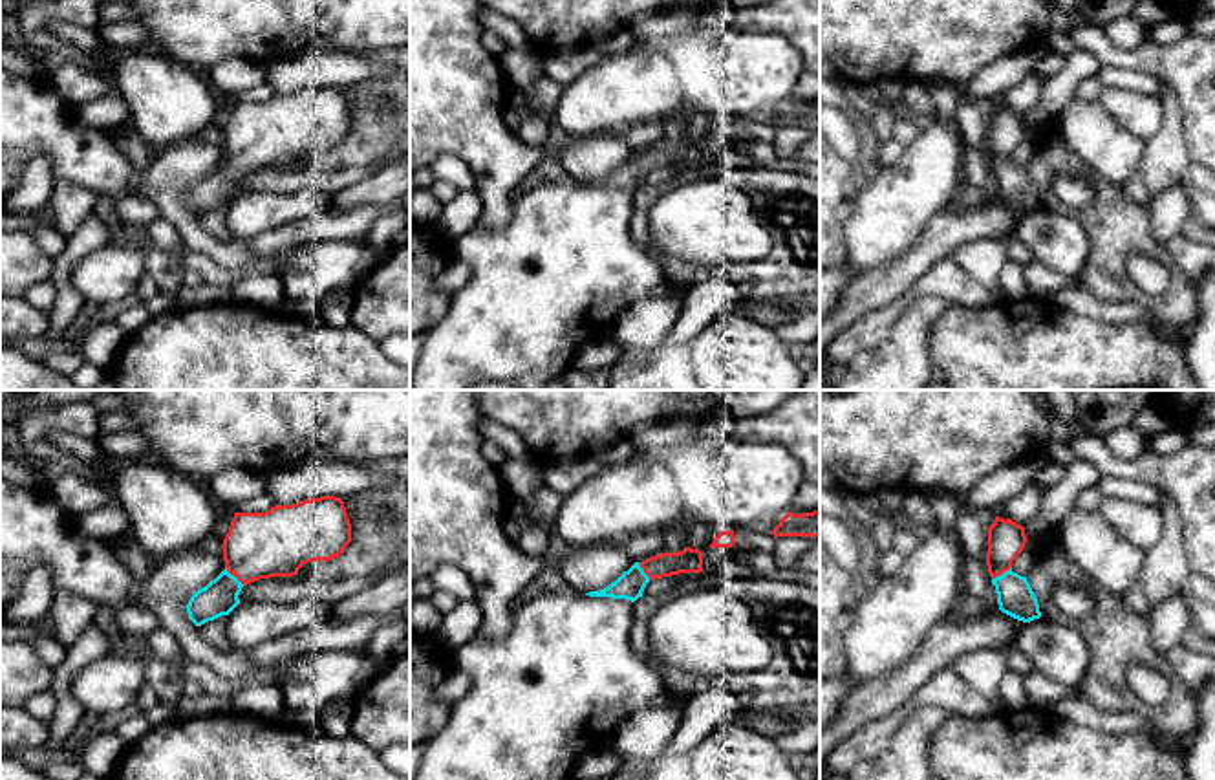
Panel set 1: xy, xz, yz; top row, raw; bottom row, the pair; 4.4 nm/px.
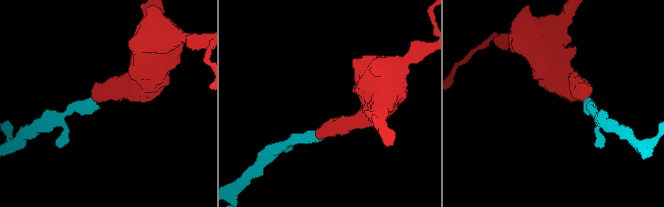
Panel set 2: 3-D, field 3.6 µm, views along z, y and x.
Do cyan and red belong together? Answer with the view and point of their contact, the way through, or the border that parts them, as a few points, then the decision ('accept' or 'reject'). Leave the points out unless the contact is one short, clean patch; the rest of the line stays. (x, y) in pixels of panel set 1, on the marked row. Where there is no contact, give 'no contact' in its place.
contact xy (233, 575); way xy (218, 597), (233, 575), (262, 546), (277, 542); accept

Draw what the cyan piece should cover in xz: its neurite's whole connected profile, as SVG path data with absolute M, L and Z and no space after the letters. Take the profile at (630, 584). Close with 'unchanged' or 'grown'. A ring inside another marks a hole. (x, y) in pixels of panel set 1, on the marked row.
M684 547L677 553L661 553L642 562L635 562L615 582L600 591L589 591L589 597L611 597L635 602L650 580L672 577L679 573L701 573L703 553L699 549Z; grown

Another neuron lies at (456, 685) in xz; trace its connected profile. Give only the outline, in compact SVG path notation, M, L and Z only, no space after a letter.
M459 668L452 670L437 687L435 696L441 703L452 707L470 690L470 676Z

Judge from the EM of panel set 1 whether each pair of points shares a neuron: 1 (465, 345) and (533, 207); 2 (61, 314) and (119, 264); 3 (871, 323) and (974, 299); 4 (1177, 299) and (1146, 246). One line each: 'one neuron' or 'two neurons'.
1: one neuron
2: two neurons
3: one neuron
4: one neuron

